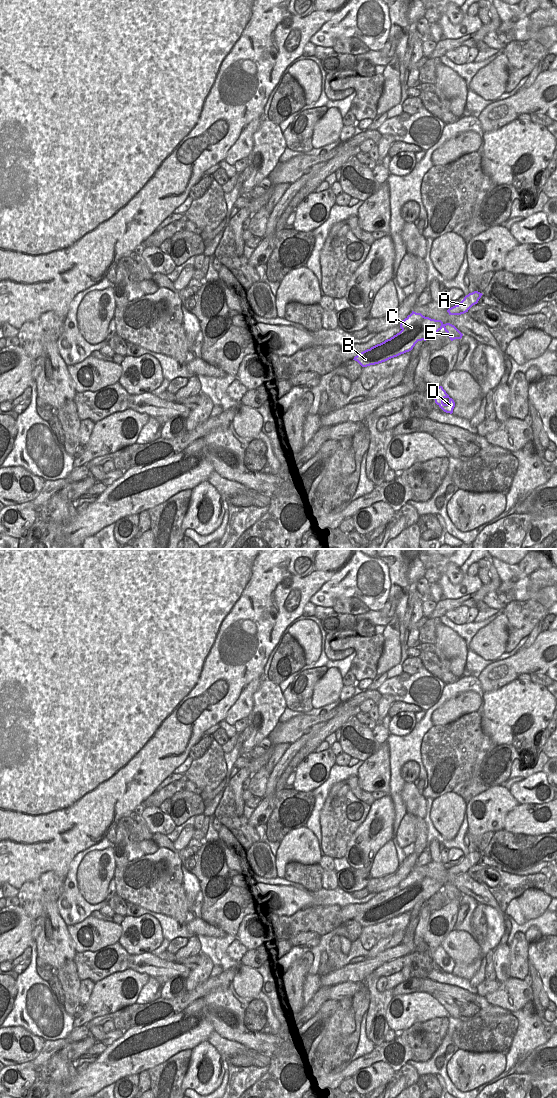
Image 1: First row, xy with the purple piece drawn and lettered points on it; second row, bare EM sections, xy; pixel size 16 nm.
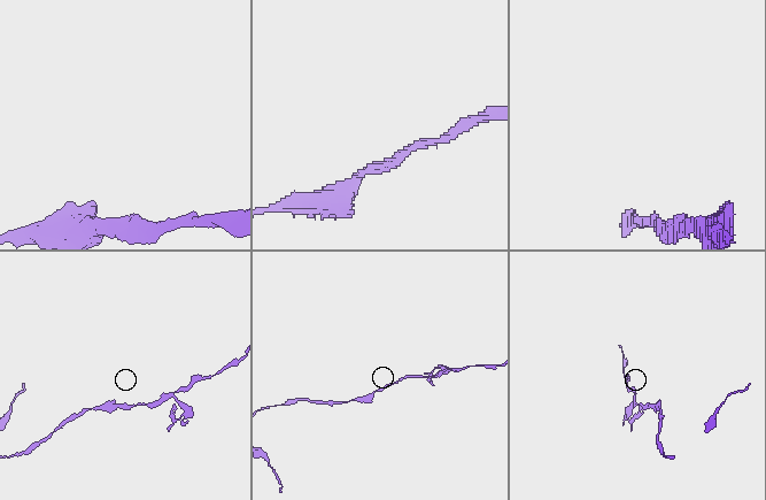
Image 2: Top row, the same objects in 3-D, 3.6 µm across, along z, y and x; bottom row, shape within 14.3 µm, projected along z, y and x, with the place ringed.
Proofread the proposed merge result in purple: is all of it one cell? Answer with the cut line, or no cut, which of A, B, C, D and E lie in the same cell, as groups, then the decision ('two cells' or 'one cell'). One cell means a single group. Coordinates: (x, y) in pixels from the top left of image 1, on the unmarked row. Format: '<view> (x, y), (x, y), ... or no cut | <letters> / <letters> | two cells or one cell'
xy (445, 884), (442, 886) | A B C / D E | two cells

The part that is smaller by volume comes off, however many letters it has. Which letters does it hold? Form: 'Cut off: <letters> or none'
Cut off: D, E

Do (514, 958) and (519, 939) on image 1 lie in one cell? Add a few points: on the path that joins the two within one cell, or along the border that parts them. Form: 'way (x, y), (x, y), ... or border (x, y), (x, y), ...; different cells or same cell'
way (518, 953), (519, 944); same cell

